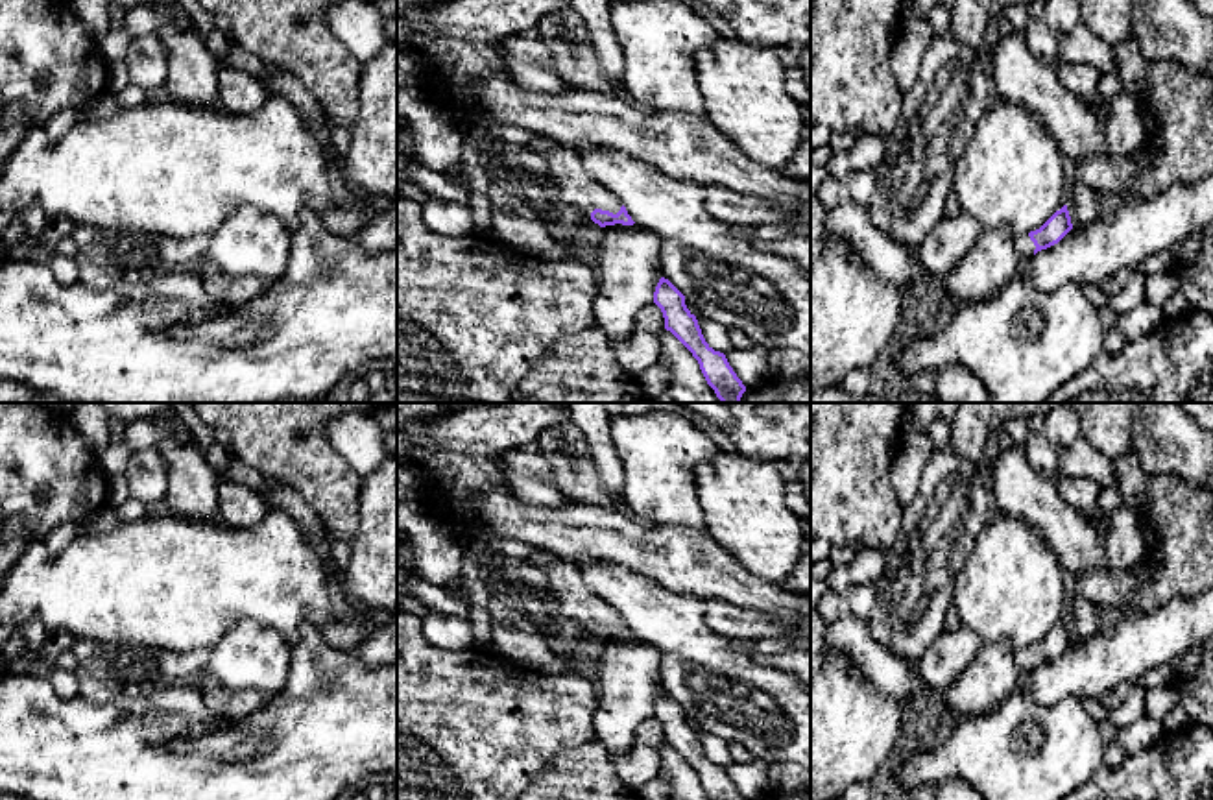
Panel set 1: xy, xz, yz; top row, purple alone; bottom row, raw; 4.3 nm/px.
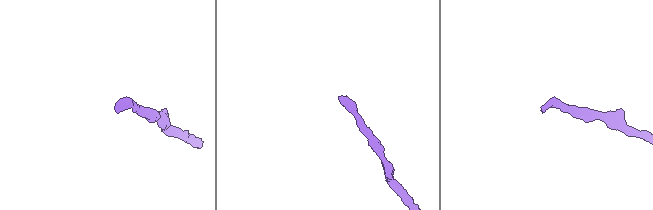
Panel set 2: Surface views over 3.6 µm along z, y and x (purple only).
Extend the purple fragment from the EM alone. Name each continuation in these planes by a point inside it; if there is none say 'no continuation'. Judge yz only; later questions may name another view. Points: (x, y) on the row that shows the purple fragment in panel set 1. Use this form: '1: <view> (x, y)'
1: yz (1023, 244)

